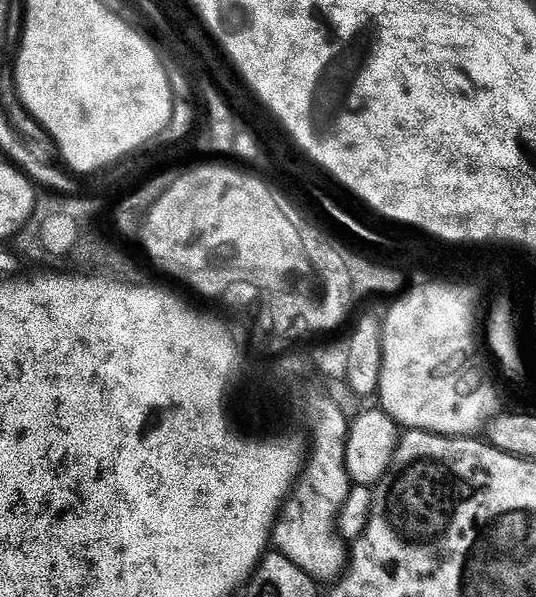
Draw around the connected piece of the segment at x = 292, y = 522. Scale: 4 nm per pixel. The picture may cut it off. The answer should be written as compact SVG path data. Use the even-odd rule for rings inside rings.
M337 466L333 472L312 472L306 476L293 487L272 529L271 543L275 551L290 558L294 566L301 568L313 580L335 581L346 568L346 540L340 533L339 523L341 508L347 502L350 489L348 470Z

